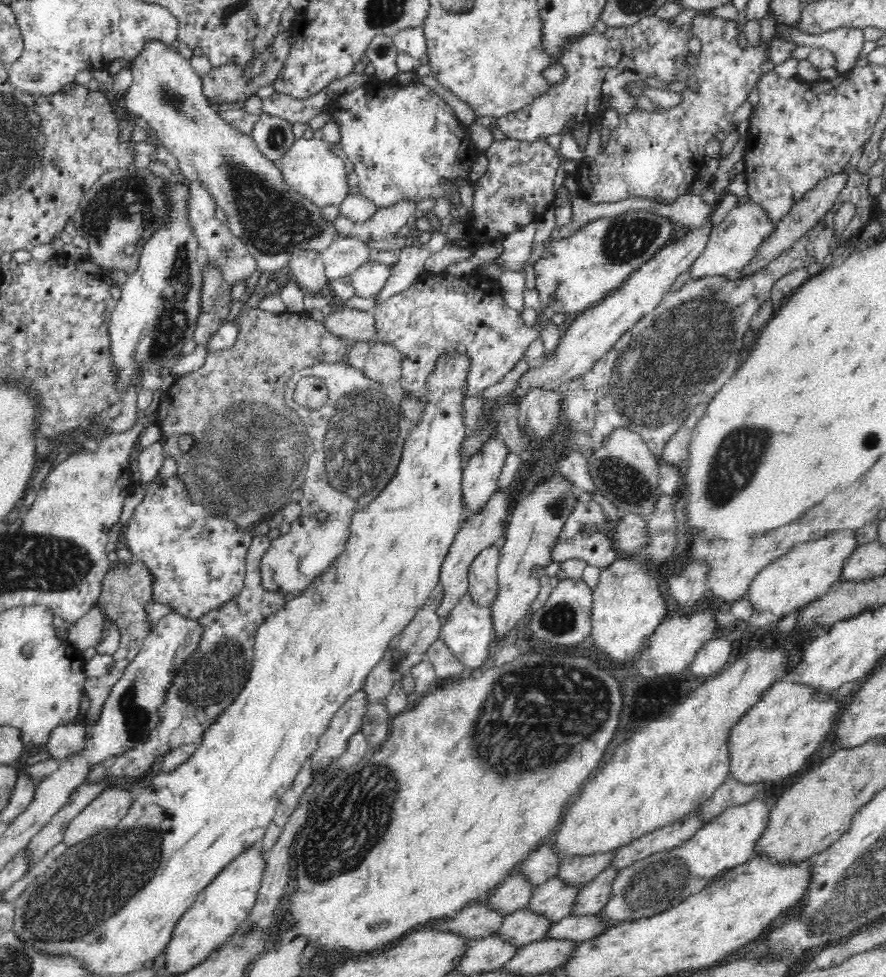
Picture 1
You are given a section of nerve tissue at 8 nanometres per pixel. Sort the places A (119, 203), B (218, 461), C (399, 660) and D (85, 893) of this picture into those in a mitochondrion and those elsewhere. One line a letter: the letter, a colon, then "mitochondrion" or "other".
A: mitochondrion
B: mitochondrion
C: mitochondrion
D: mitochondrion

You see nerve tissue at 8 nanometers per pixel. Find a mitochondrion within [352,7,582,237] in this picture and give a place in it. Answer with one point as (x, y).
(379, 49)

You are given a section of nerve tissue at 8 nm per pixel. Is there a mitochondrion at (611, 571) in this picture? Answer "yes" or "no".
no

